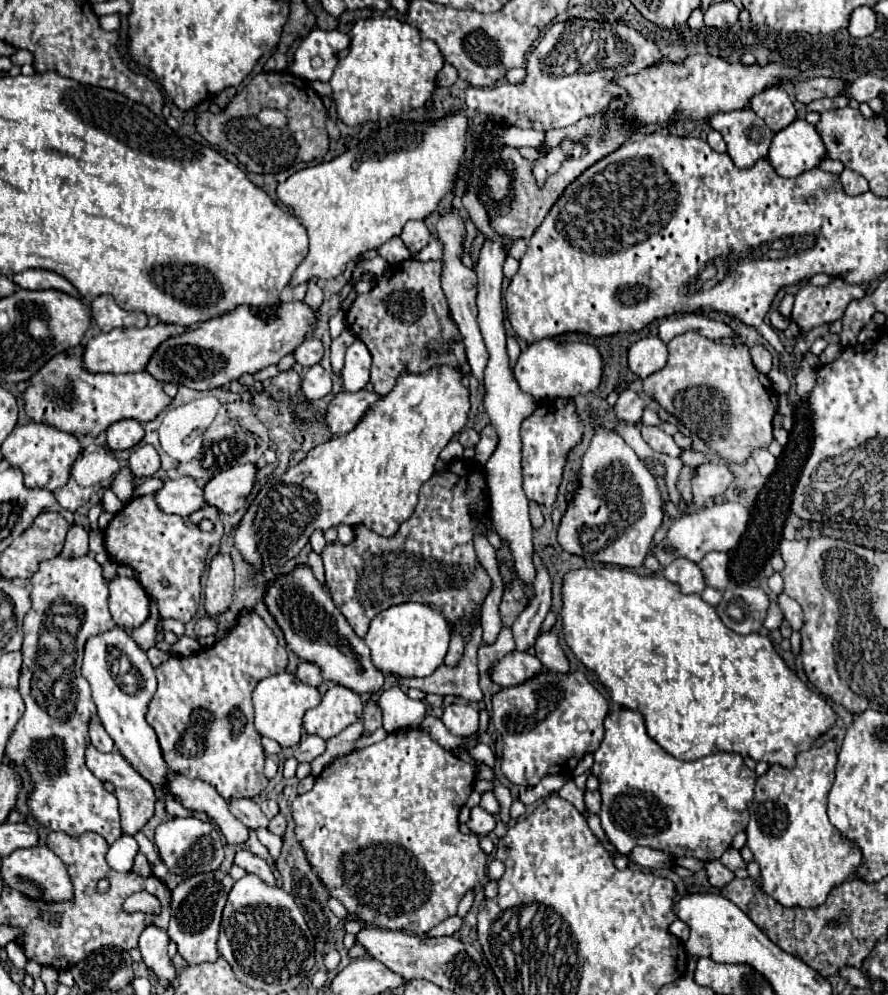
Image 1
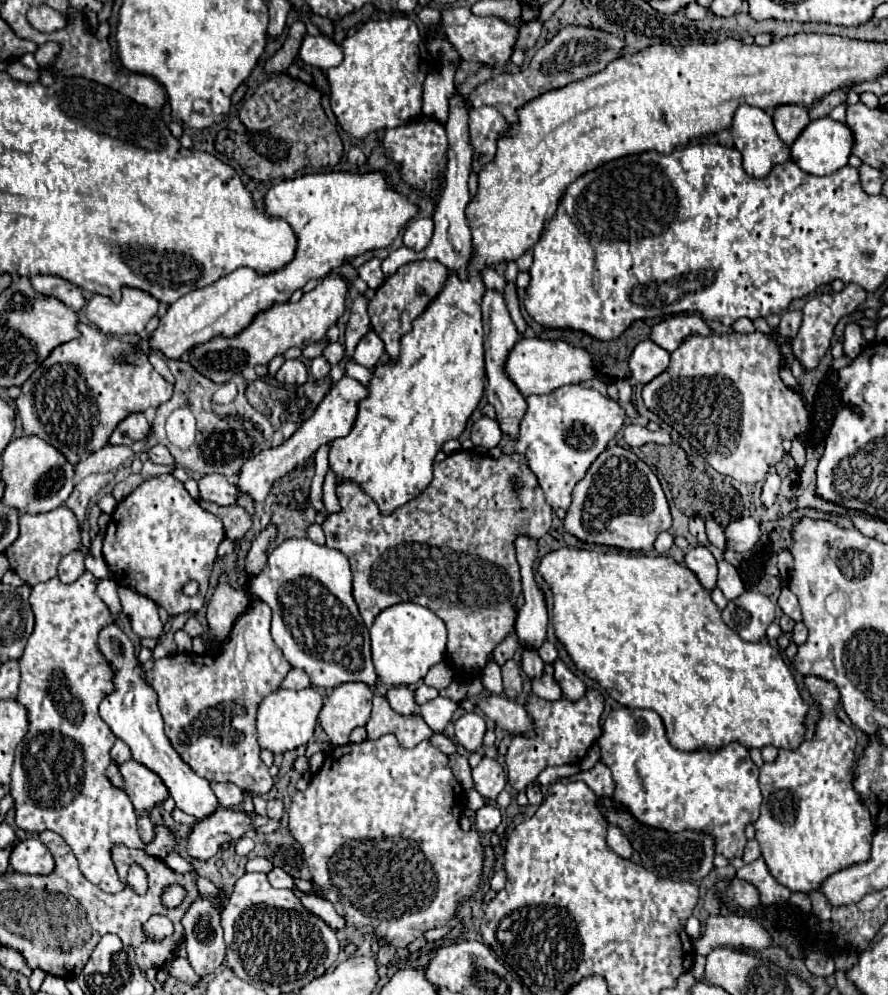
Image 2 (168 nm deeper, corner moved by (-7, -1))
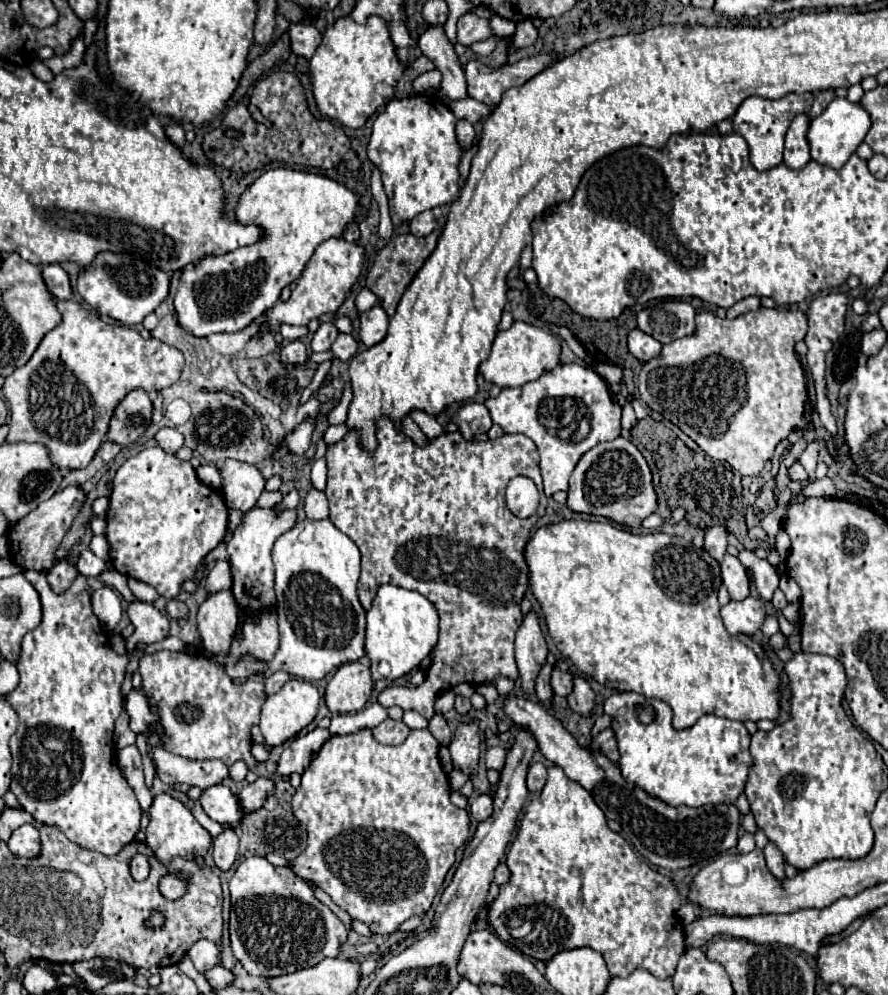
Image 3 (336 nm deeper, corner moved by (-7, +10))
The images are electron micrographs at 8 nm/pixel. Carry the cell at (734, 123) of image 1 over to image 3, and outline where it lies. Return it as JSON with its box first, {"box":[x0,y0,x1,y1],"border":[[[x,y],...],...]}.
{"box":[732,93,814,171],"border":[[[788,93],[782,99],[762,99],[762,97],[748,97],[738,107],[736,115],[732,117],[734,133],[742,135],[750,147],[750,161],[758,171],[772,169],[774,165],[782,163],[782,151],[784,151],[784,137],[786,129],[790,127],[790,121],[798,113],[808,113],[812,107],[814,95],[812,93]]]}

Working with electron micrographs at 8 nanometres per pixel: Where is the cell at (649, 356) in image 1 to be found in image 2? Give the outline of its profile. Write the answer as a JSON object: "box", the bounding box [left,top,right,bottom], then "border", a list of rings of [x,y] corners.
{"box":[630,340,670,384],"border":[[[652,340],[640,342],[630,356],[632,378],[630,384],[648,384],[656,376],[660,376],[670,364],[670,352],[654,344]]]}

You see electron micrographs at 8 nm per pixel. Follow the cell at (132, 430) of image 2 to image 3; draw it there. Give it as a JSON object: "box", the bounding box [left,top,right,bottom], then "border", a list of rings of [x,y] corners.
{"box":[108,389,152,445],"border":[[[132,389],[114,409],[108,441],[116,445],[136,443],[152,423],[152,401],[144,389]]]}

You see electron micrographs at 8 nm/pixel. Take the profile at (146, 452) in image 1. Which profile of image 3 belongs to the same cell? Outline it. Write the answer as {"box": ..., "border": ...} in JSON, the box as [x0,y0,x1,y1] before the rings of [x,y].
{"box":[156,427,184,453],"border":[[[164,427],[156,433],[156,443],[166,451],[166,453],[176,453],[182,445],[184,445],[184,437],[178,429],[172,429],[172,427]]]}

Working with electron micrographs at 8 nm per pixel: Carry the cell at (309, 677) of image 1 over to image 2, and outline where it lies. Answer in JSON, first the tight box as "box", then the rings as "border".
{"box":[282,668,312,690],"border":[[[292,668],[282,682],[282,688],[292,688],[292,690],[300,690],[300,688],[308,688],[308,686],[312,686],[310,676],[306,676],[306,672],[302,672],[298,668]]]}

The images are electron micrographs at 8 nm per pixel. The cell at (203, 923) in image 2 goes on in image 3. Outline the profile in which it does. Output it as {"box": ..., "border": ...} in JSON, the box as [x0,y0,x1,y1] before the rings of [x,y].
{"box":[188,939,220,973],"border":[[[200,939],[196,941],[190,951],[188,951],[188,957],[192,959],[194,967],[198,973],[206,973],[208,969],[212,969],[218,961],[220,961],[220,949],[216,943],[208,941],[208,939]]]}

